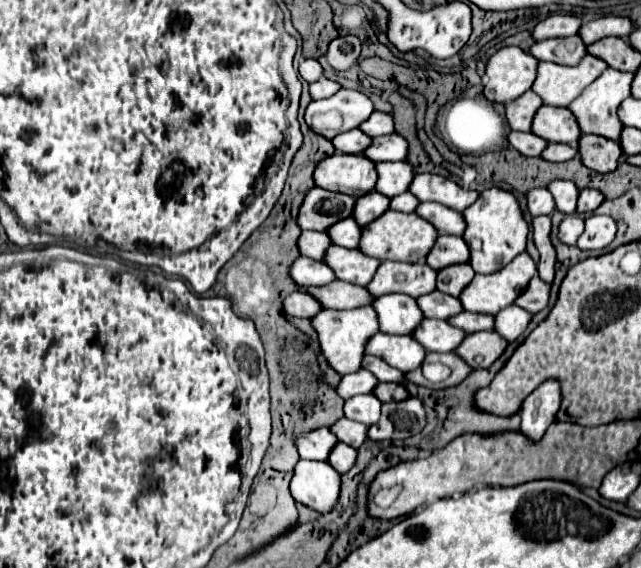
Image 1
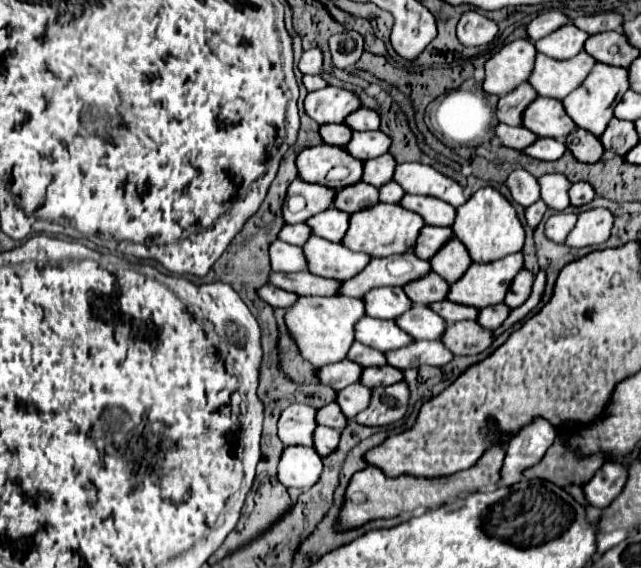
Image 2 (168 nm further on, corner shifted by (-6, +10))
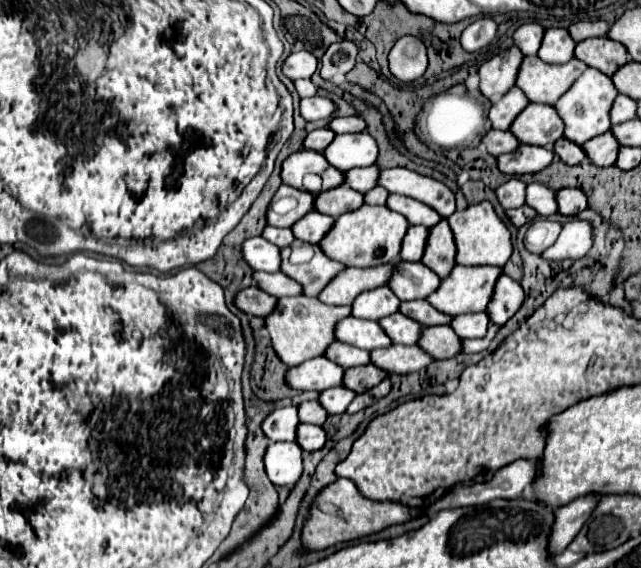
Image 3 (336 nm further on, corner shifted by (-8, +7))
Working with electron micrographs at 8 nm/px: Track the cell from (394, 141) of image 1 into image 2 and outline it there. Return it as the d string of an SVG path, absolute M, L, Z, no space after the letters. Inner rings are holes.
M381 130L375 132L353 132L349 144L345 144L345 150L349 156L365 162L369 158L383 156L391 146L391 138L385 136Z

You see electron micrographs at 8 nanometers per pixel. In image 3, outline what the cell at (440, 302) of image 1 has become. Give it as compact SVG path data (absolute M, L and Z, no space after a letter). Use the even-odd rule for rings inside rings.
M397 259L395 263L395 275L391 277L389 287L395 291L395 295L401 301L413 301L413 299L427 299L431 291L437 291L441 279L423 263L407 263Z

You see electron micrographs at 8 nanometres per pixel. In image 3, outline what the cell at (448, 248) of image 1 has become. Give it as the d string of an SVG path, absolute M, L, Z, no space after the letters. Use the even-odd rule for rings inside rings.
M409 227L405 239L403 239L403 247L401 247L401 259L403 261L421 261L423 251L425 251L425 243L427 243L427 235L429 229L427 227Z

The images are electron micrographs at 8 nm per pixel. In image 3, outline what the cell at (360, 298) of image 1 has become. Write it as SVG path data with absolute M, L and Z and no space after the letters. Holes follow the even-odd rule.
M255 271L253 281L257 287L267 291L269 295L281 299L281 297L291 297L291 295L303 295L303 287L295 283L295 279L287 279L283 273L263 273Z

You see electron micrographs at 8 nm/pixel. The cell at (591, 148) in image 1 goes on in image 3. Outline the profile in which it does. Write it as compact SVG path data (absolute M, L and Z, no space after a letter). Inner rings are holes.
M565 137L555 143L553 151L555 151L555 155L559 155L567 165L579 165L579 163L587 157L587 153L583 151L583 147L579 147L577 143L571 143L571 141L565 139Z

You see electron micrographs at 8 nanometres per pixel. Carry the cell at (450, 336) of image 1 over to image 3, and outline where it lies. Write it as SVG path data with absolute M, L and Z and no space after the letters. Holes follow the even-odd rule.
M403 313L383 317L383 319L379 319L379 325L393 339L393 343L401 343L401 345L417 343L419 335L423 333L423 325L415 323L415 319L411 321L411 317L403 315Z

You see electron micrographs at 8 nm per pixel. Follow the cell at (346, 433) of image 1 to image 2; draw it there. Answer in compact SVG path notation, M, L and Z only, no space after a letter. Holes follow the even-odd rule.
M335 402L331 404L325 404L317 410L317 424L321 426L329 426L329 428L335 428L335 430L341 430L347 426L347 418L341 416L339 408Z

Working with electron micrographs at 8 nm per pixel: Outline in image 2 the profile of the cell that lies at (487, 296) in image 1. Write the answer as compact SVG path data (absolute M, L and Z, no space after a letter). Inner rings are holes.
M509 254L489 264L471 264L467 272L449 286L447 300L463 306L485 308L503 302L513 276L523 268L523 256Z

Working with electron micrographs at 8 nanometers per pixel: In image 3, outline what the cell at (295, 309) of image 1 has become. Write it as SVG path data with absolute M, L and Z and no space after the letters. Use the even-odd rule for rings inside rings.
M247 287L247 291L241 291L237 297L235 297L235 305L249 313L249 315L257 315L257 317L265 317L271 313L271 307L275 307L277 303L277 297L273 295L267 295L263 289L259 287Z

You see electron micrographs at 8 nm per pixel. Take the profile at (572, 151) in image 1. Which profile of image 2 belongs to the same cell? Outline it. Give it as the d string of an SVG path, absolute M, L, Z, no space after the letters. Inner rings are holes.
M537 138L537 144L531 144L531 146L523 148L523 154L531 156L535 160L551 162L551 160L561 158L565 150L567 150L565 144L559 142L559 140L553 140L553 138Z

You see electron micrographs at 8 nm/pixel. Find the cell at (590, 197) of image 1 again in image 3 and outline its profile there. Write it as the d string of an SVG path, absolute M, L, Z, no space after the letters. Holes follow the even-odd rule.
M559 189L557 203L559 203L559 213L575 217L587 207L587 195L579 189Z

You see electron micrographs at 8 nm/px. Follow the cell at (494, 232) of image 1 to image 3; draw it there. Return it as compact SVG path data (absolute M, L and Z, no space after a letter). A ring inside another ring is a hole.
M489 201L469 205L463 211L455 211L451 217L447 217L447 221L449 221L451 231L455 235L457 263L459 265L497 265L497 267L503 267L509 261L509 257L513 253L511 231L497 217L497 213Z

